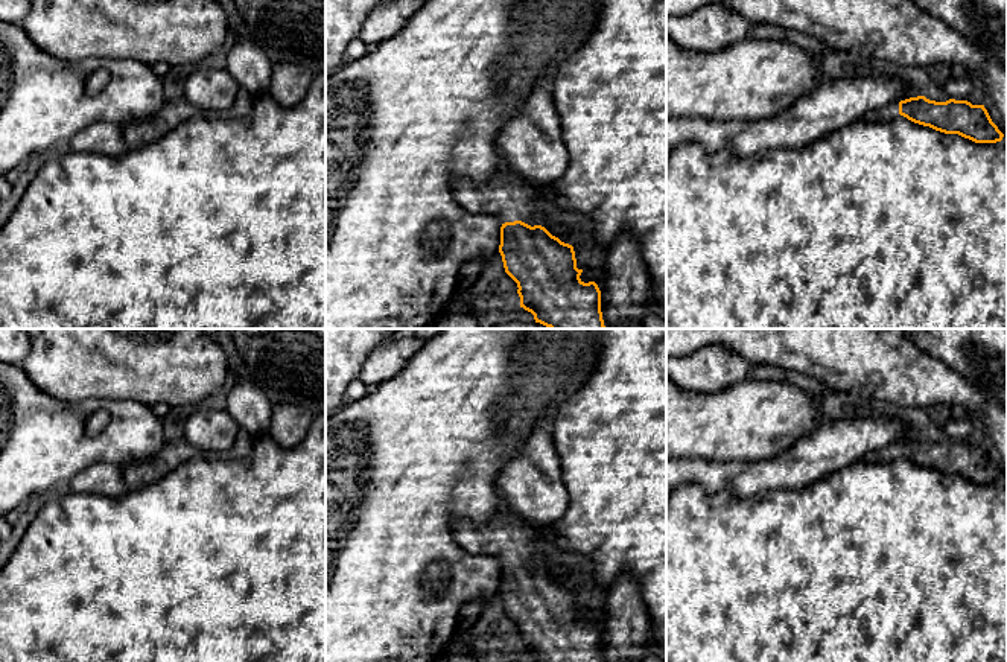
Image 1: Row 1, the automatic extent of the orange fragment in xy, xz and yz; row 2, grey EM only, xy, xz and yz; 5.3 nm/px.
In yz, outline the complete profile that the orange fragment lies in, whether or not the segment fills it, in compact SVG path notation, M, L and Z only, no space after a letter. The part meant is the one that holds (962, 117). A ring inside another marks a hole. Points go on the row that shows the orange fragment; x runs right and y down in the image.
M925 96L910 97L888 103L869 113L864 119L888 122L897 114L908 120L929 126L945 134L958 134L975 143L996 143L1004 134L992 122L984 105L972 105L967 100L949 99L946 102L929 100Z

